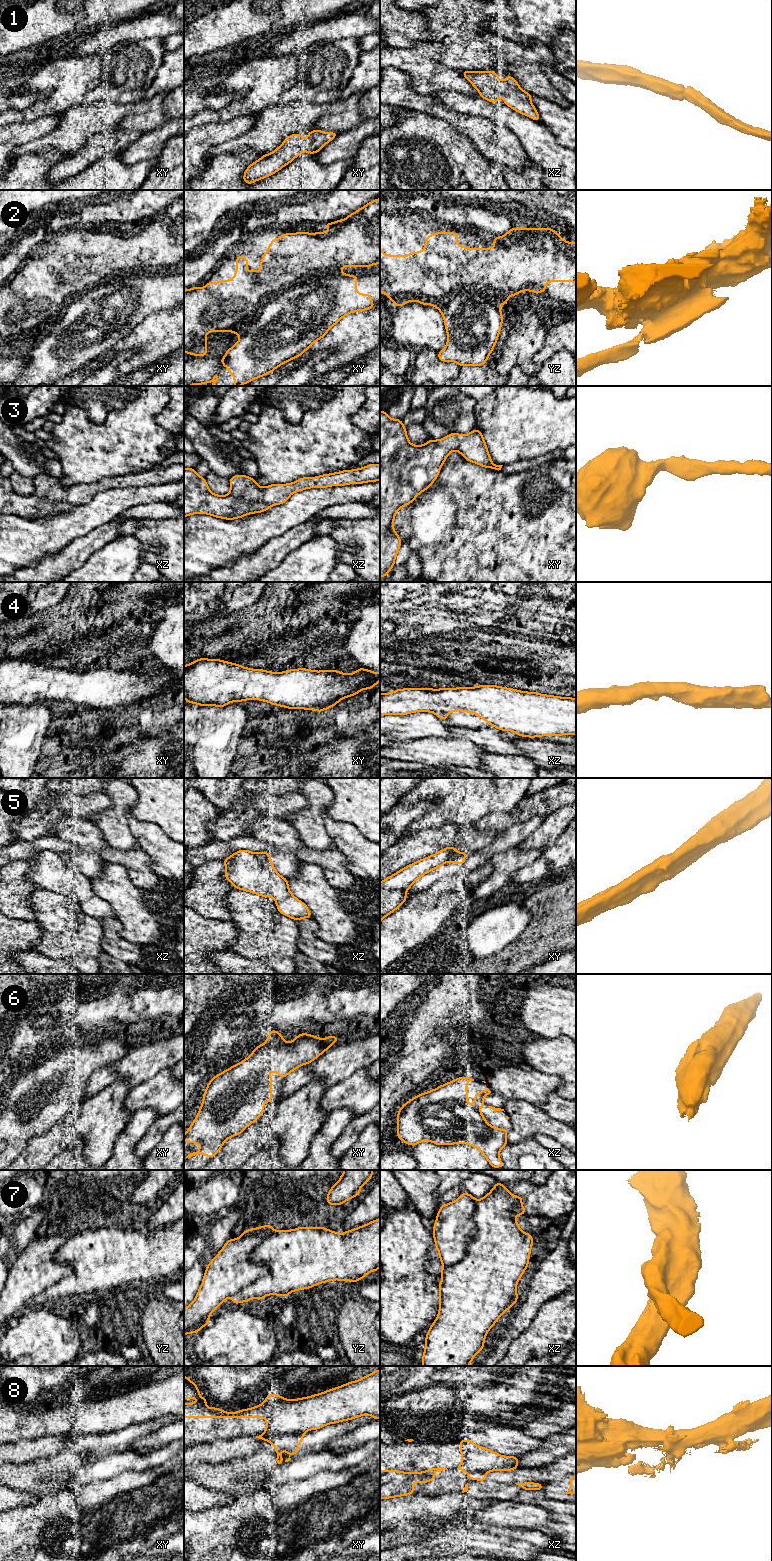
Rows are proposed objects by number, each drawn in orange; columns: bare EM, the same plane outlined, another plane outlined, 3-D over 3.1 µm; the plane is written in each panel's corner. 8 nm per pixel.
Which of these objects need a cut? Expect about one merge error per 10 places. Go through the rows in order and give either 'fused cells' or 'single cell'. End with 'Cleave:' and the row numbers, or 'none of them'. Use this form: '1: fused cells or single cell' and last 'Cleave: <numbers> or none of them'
1: single cell
2: fused cells
3: single cell
4: single cell
5: single cell
6: single cell
7: single cell
8: single cell
Cleave: 2

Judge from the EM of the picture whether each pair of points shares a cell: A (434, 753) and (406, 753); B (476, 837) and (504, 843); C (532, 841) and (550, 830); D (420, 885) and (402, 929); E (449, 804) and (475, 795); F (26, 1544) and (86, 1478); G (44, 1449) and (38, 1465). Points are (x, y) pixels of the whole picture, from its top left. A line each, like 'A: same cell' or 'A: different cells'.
A: same cell
B: different cells
C: same cell
D: different cells
E: same cell
F: different cells
G: different cells

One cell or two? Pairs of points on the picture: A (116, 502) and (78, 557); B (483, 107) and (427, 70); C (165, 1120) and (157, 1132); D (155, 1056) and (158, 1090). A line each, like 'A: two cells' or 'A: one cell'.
A: two cells
B: two cells
C: one cell
D: two cells

